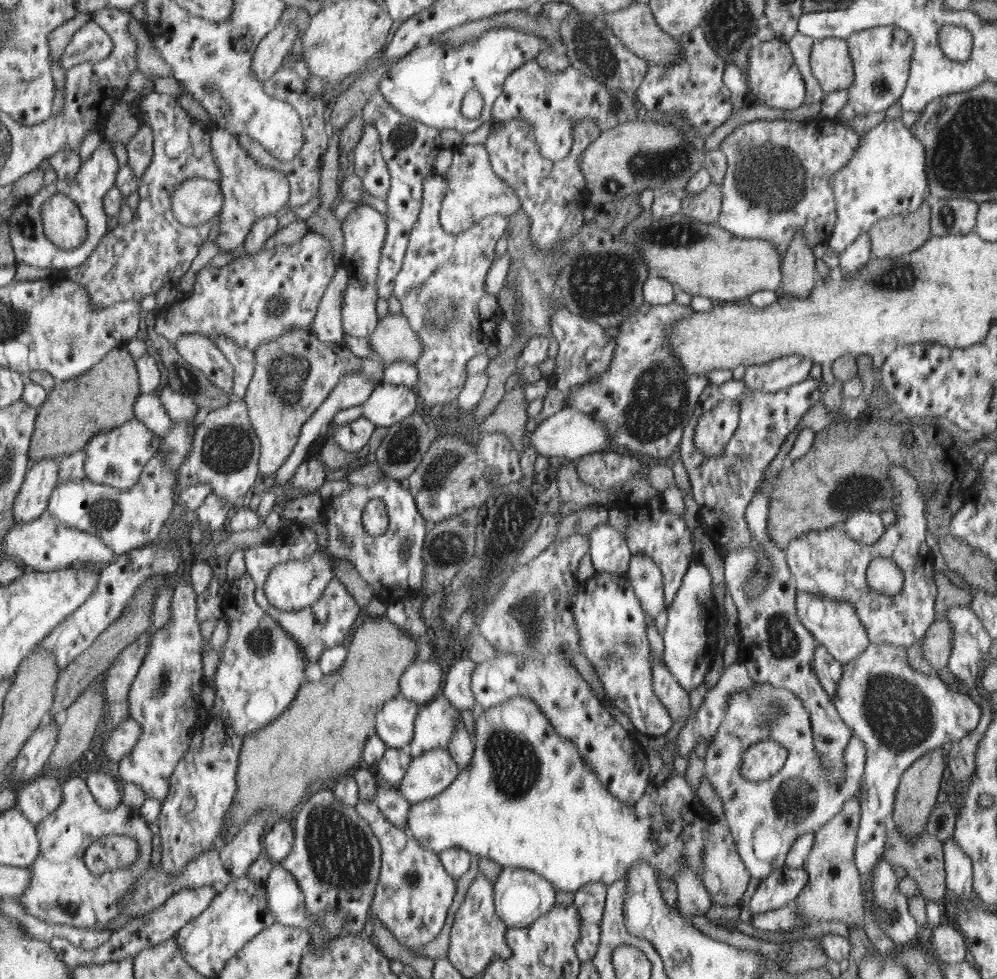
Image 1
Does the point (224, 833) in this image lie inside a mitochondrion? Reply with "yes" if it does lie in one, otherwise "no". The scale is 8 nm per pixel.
no

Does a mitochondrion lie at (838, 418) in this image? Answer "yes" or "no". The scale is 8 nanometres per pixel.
no

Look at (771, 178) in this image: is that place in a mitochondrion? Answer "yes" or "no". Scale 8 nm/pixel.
yes

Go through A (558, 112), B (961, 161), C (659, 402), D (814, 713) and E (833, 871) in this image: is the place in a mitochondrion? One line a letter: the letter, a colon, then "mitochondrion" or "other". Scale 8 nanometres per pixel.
A: other
B: mitochondrion
C: mitochondrion
D: other
E: other

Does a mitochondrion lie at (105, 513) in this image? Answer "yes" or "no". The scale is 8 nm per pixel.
yes

